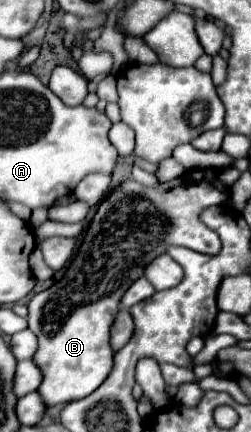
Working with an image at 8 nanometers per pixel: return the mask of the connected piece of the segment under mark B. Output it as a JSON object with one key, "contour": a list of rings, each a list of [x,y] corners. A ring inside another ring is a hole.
{"contour":[[[188,169],[178,179],[170,183],[156,183],[152,187],[126,179],[98,203],[98,209],[88,223],[64,277],[42,293],[36,293],[28,303],[28,327],[36,333],[40,343],[34,361],[44,373],[38,393],[44,397],[48,407],[56,403],[70,403],[72,399],[66,397],[88,397],[106,381],[114,365],[114,351],[110,347],[110,327],[114,323],[114,315],[120,311],[120,299],[126,293],[126,287],[144,275],[146,263],[154,261],[156,255],[166,253],[170,245],[188,247],[206,255],[216,255],[220,251],[220,237],[200,221],[200,213],[206,207],[226,203],[228,197],[230,189],[218,179],[216,169]]]}

